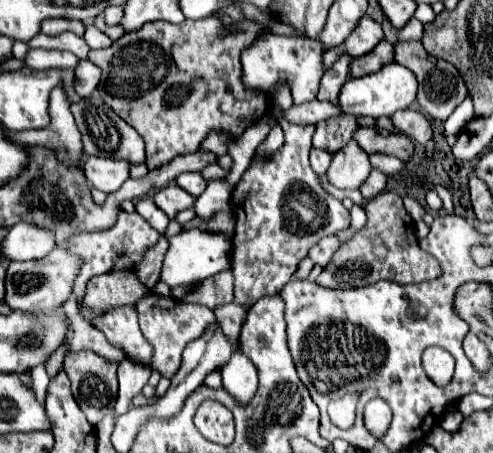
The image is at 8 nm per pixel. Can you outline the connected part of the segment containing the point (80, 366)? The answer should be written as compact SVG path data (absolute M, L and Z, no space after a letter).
M80 350L66 354L64 370L68 372L68 378L72 382L74 398L92 426L98 426L104 416L114 414L114 402L118 398L118 380L116 380L118 362L110 362L92 350Z

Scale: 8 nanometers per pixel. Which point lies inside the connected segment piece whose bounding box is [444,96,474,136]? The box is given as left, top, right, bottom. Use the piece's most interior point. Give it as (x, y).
(464, 113)

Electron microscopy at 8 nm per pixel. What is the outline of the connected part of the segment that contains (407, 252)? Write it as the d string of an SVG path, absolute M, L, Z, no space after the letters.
M382 192L366 206L368 222L354 236L340 244L332 262L316 278L316 284L326 288L360 288L378 280L390 280L396 284L414 284L440 274L438 262L420 250L414 220L402 206L402 198L394 192Z

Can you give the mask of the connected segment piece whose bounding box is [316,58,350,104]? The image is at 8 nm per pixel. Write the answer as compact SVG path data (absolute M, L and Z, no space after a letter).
M340 58L330 70L324 72L316 100L328 100L328 102L336 104L340 86L348 80L348 74L350 74L350 58Z

